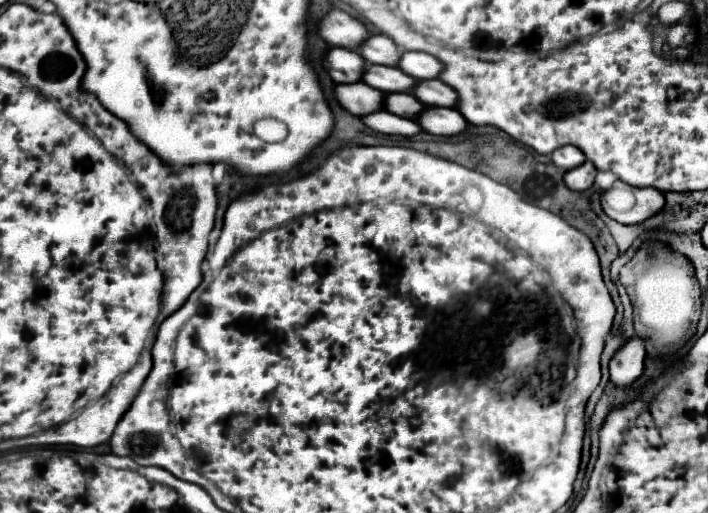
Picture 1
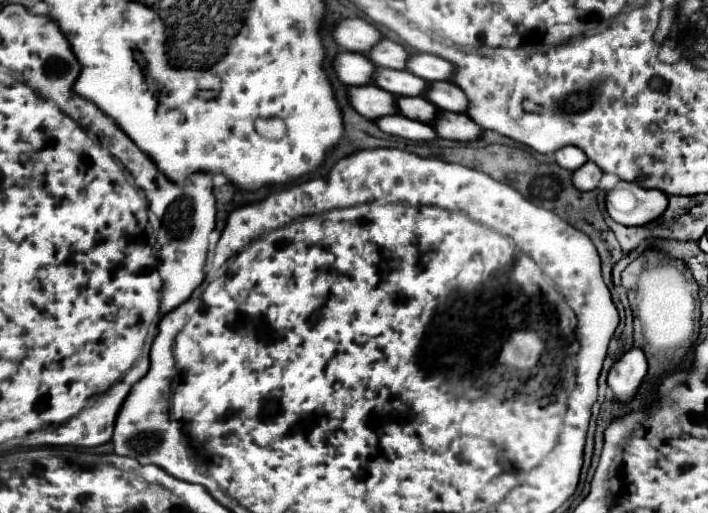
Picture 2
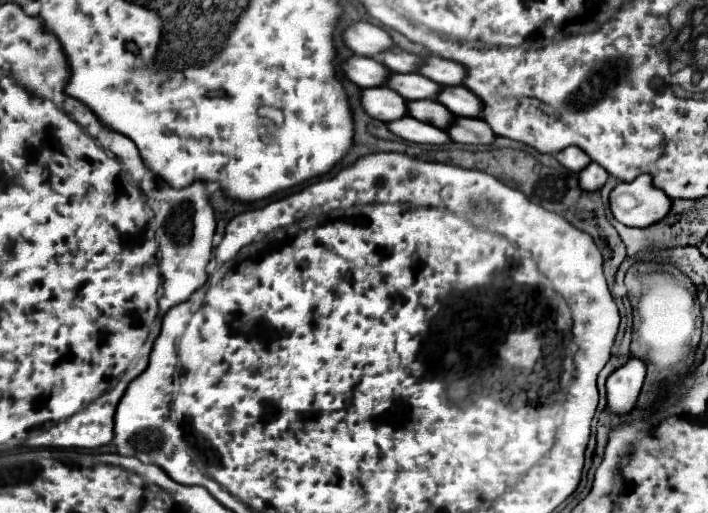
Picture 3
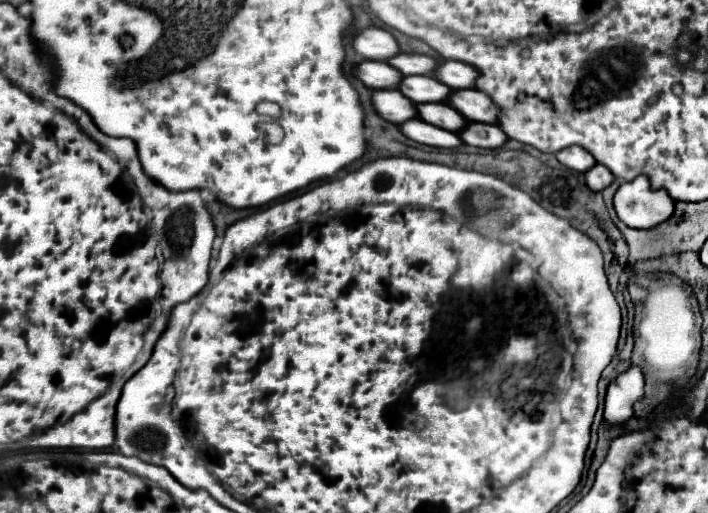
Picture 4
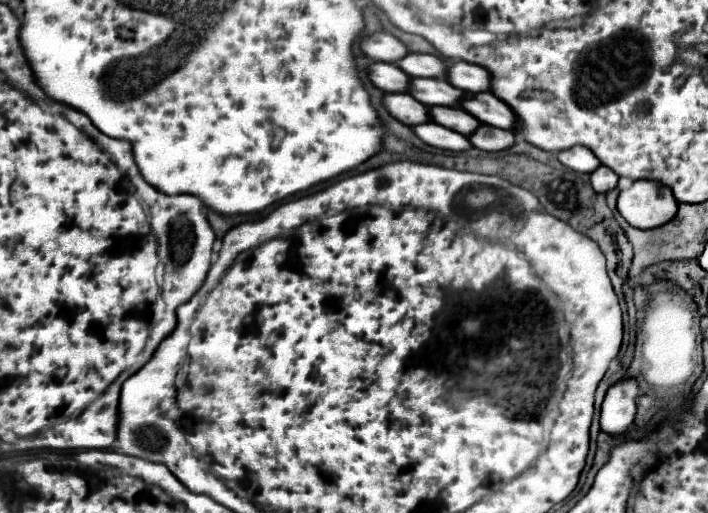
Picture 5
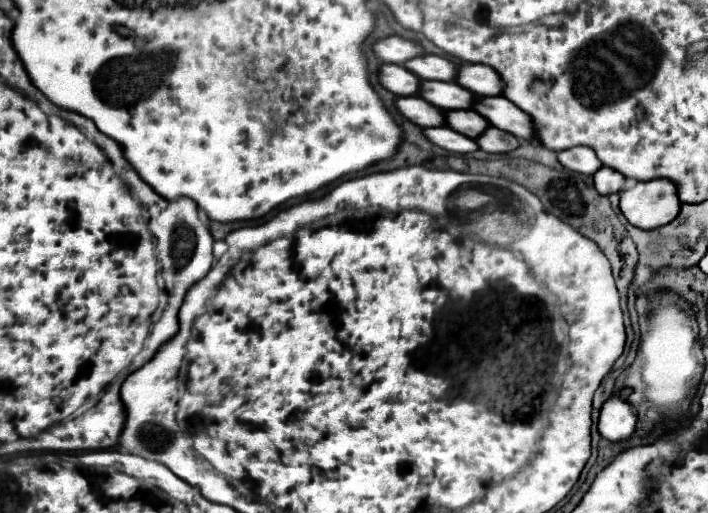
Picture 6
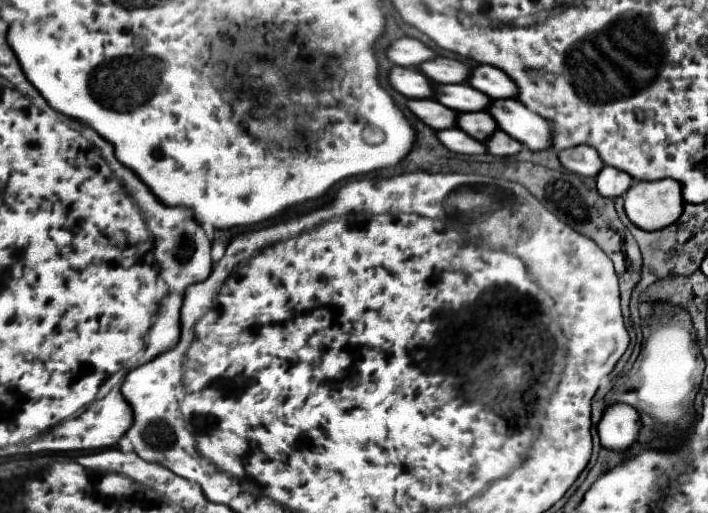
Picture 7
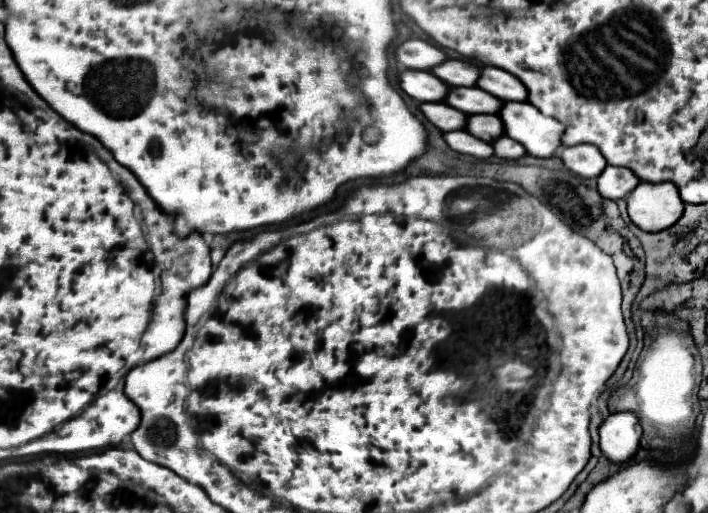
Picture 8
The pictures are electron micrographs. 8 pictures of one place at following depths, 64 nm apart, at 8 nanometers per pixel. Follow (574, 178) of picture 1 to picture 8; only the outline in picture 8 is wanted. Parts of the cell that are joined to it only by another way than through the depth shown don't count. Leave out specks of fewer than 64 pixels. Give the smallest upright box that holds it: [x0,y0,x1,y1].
[598,166,640,200]

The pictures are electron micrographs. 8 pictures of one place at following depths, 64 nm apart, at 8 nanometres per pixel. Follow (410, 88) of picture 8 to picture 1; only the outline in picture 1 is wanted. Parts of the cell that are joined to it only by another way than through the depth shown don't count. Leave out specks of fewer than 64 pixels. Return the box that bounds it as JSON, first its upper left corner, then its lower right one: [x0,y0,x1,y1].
[326,46,364,84]

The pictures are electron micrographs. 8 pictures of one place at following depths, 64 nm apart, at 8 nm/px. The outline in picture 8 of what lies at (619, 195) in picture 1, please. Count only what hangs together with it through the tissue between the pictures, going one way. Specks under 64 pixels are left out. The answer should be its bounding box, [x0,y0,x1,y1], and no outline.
[626,182,684,232]

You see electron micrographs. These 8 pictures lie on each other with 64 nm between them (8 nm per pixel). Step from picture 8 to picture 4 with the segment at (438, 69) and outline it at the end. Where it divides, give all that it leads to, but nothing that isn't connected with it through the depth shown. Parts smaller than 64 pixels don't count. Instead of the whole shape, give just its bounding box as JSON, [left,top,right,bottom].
[386,52,436,76]

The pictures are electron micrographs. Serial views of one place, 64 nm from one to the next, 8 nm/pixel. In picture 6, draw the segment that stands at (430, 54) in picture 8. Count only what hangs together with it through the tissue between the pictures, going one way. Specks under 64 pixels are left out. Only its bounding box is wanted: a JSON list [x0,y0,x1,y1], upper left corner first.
[372,36,424,64]

